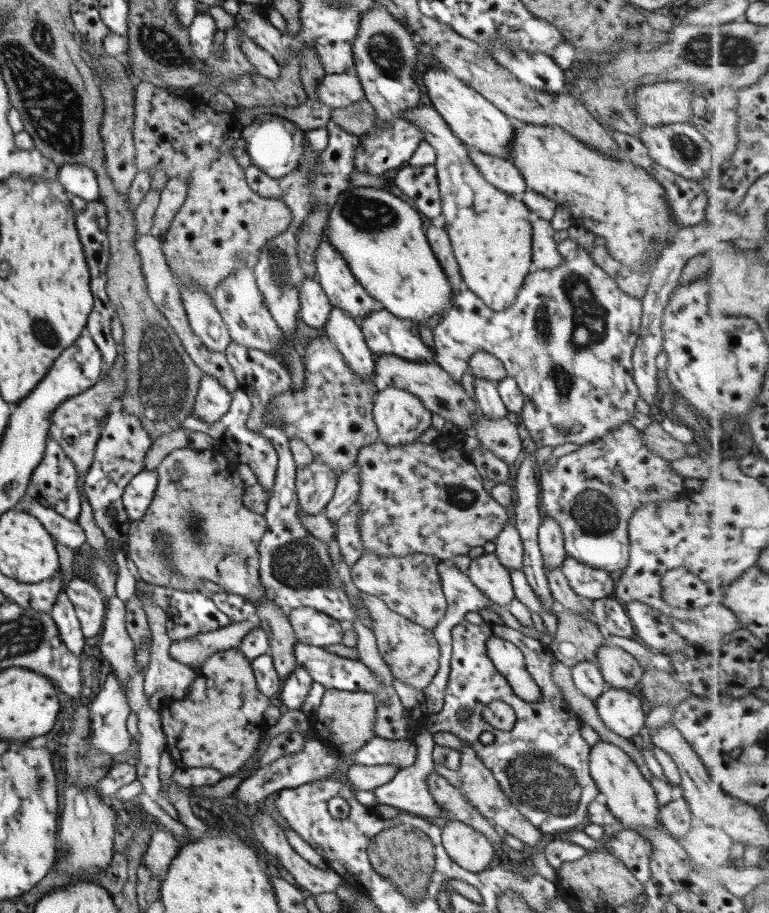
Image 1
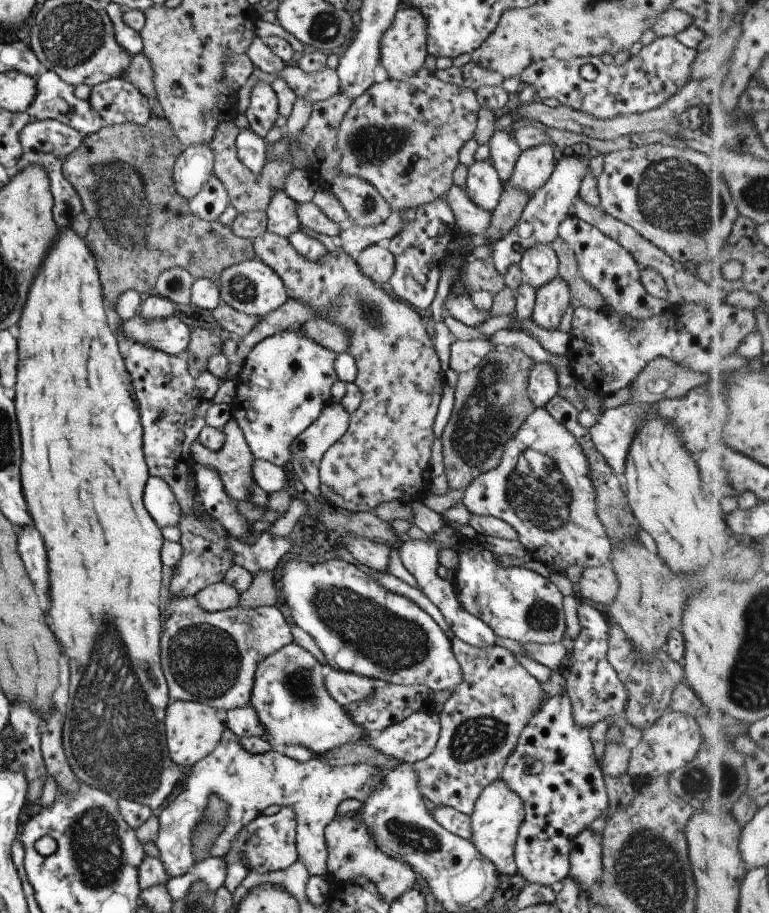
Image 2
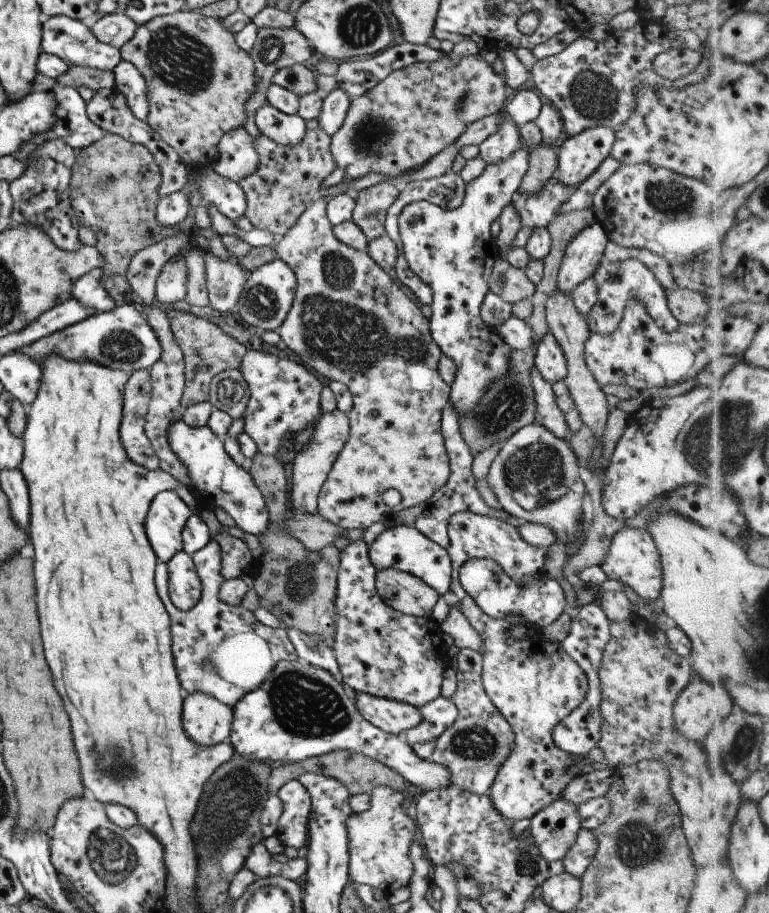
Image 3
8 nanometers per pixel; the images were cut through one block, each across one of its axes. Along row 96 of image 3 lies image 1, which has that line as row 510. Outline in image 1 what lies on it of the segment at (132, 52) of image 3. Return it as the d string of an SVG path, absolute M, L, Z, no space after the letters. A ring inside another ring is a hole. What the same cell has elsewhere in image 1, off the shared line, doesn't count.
M216 446L201 450L178 448L160 459L155 472L158 481L147 510L137 521L130 521L128 532L123 535L122 548L126 557L136 566L141 580L152 585L180 591L199 591L202 590L201 580L205 579L217 584L220 591L227 594L237 594L253 604L261 601L255 614L259 617L260 629L268 638L267 653L272 658L279 680L283 682L296 667L292 653L296 638L285 609L275 606L264 596L264 588L258 577L259 553L256 548L261 535L266 531L265 518L242 505L241 495L245 486L239 478L236 463L228 461ZM157 533L166 536L164 544L156 542ZM163 559L170 562L170 568L162 564Z

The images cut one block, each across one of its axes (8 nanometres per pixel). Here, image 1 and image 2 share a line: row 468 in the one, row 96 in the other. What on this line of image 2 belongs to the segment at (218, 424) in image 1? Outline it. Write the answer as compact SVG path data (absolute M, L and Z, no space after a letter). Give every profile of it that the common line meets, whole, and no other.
M257 83L250 90L245 118L249 128L262 139L277 118L278 100L270 84Z

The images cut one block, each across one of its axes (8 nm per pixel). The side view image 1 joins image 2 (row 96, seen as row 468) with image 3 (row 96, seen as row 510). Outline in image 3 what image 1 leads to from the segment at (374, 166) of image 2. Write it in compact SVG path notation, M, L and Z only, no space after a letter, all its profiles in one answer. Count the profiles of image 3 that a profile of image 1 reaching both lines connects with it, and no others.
M479 52L458 59L450 54L443 54L434 61L413 63L393 69L373 88L350 100L342 125L329 138L329 150L335 168L343 169L345 172L341 182L353 182L367 174L381 174L396 179L409 170L415 170L447 145L451 145L468 124L498 114L509 97L504 76L495 73Z

